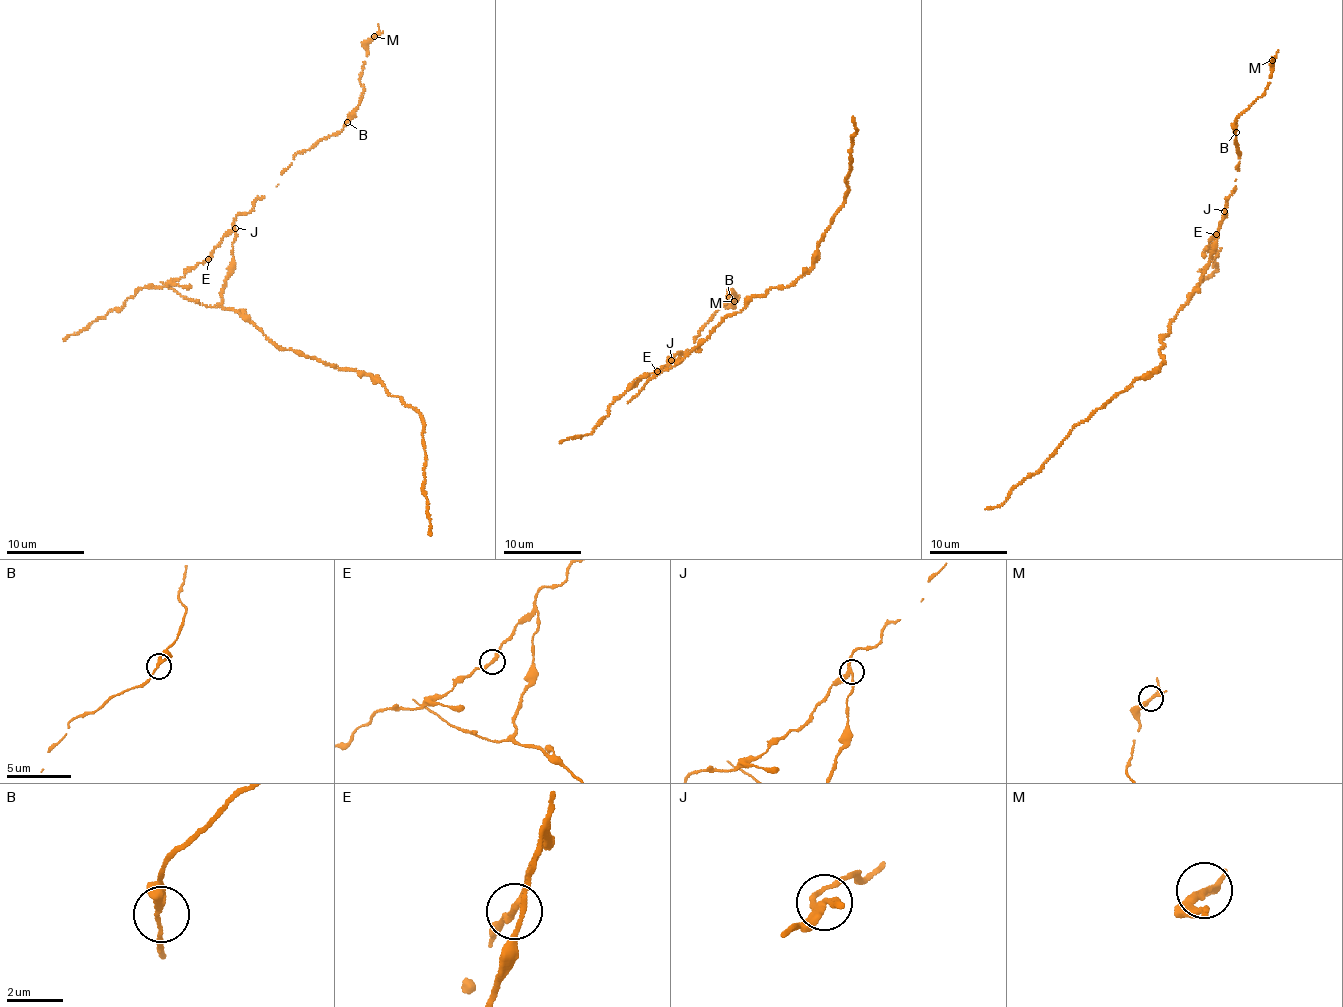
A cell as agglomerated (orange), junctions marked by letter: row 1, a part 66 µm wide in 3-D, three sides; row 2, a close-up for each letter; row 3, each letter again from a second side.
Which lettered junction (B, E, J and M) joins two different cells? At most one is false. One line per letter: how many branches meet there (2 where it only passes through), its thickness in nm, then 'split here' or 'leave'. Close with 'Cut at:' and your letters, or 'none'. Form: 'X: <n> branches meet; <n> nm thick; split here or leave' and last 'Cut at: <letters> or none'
B: 2 branches meet; 200 nm thick; leave
E: 2 branches meet; 200 nm thick; leave
J: 3 branches meet; 190 nm thick; split here
M: 3 branches meet; 180 nm thick; leave
Cut at: J

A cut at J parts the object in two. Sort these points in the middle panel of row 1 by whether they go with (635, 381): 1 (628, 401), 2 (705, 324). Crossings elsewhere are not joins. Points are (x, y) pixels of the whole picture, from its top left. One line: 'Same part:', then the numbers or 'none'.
Same part: 2

